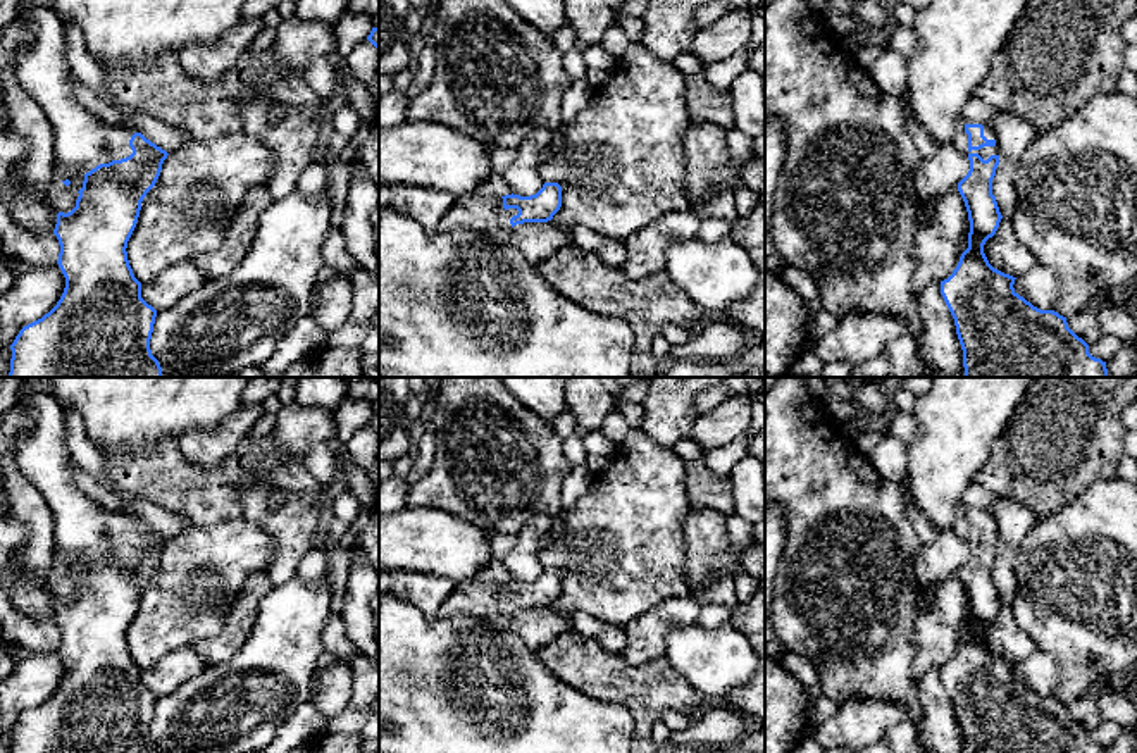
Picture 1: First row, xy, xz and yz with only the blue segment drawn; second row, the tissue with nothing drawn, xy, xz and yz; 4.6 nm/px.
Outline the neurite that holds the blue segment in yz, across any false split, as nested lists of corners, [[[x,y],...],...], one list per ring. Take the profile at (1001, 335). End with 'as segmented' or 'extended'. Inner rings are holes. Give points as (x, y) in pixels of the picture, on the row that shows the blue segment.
[[[966,122],[965,133],[970,171],[958,183],[958,191],[970,221],[968,248],[953,274],[941,281],[941,295],[954,319],[963,350],[965,377],[1108,377],[1106,362],[1089,353],[1089,345],[1068,327],[1066,317],[1034,307],[1015,291],[1016,277],[989,264],[984,245],[1003,219],[992,195],[999,150],[991,126]]] | extended

